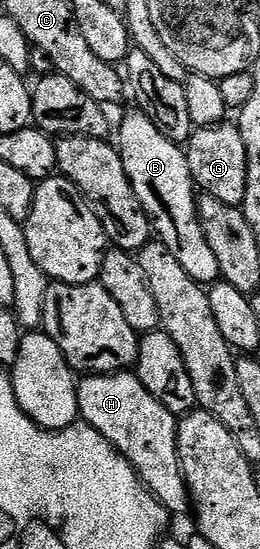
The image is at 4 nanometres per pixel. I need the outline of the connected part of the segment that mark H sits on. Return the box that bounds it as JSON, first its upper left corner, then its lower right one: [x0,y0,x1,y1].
[75,370,188,516]

